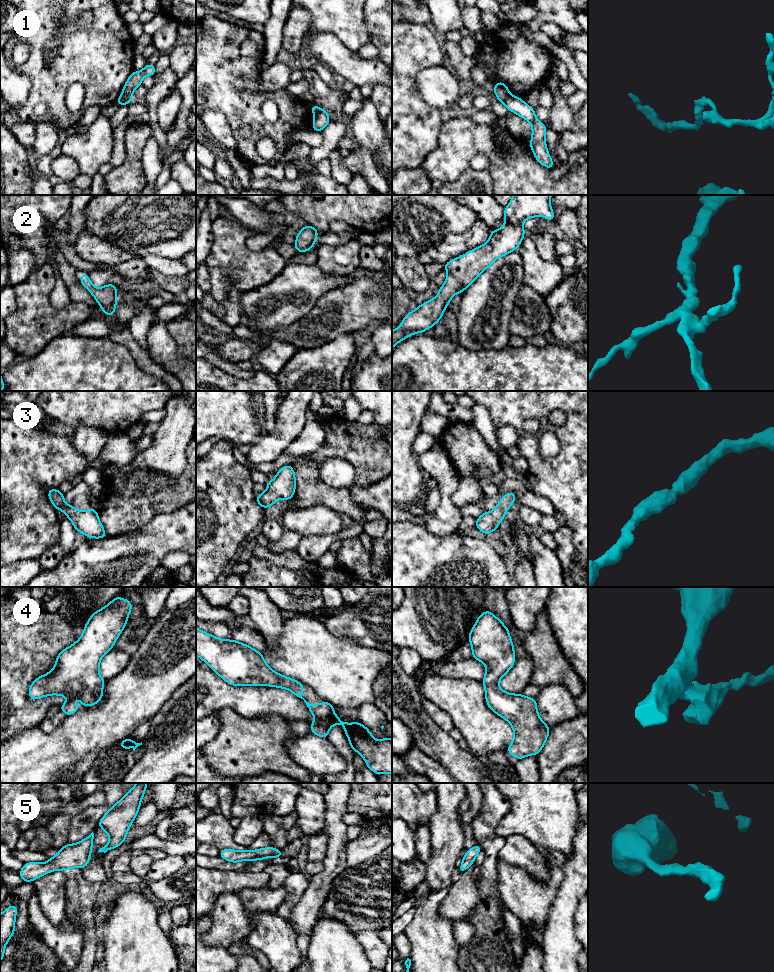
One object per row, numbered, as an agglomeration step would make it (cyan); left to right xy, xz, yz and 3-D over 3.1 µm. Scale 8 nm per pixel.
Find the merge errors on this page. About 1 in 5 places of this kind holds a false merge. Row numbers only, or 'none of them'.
1

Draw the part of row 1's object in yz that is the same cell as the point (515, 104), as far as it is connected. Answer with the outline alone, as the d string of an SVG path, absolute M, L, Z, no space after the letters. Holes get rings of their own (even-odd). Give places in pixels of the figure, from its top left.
M508 95L504 101L507 109L527 120L532 125L532 139L529 143L536 160L547 169L552 169L554 163L546 147L546 126L535 117L535 110L520 97Z

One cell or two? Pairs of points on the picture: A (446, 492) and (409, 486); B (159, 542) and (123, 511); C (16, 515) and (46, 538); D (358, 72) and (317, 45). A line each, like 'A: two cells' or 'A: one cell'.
A: two cells
B: two cells
C: one cell
D: one cell

